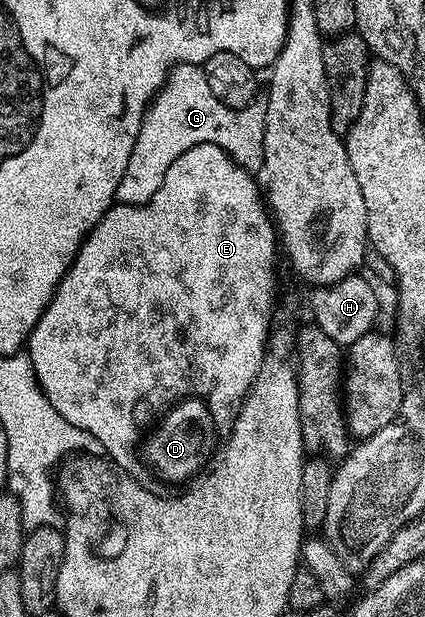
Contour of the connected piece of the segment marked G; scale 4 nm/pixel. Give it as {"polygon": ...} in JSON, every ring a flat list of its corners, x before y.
{"polygon":[[181,62,178,66,172,66,167,74,167,81,163,83,163,89,155,95,152,103,147,108,147,115,143,118,141,124,141,132,137,136,137,144,133,144,133,156,129,156,129,168,127,174,121,176,121,184,117,184,117,192,115,193,115,202,124,206,143,206,157,192,157,188,161,188,161,184,165,180,165,172,169,172,169,164,173,164,173,160,177,160,177,156,181,156,189,148,193,148,197,144,215,144,217,148,224,150,238,166,244,166,246,170,252,172,258,171,263,164,263,141,265,140,265,124,267,123,267,104,266,101,256,100,242,106,240,110,234,110,232,106,225,105,221,100,217,100,217,96,213,96,213,88,209,88,209,80,207,79,207,71,202,65,194,62]]}

